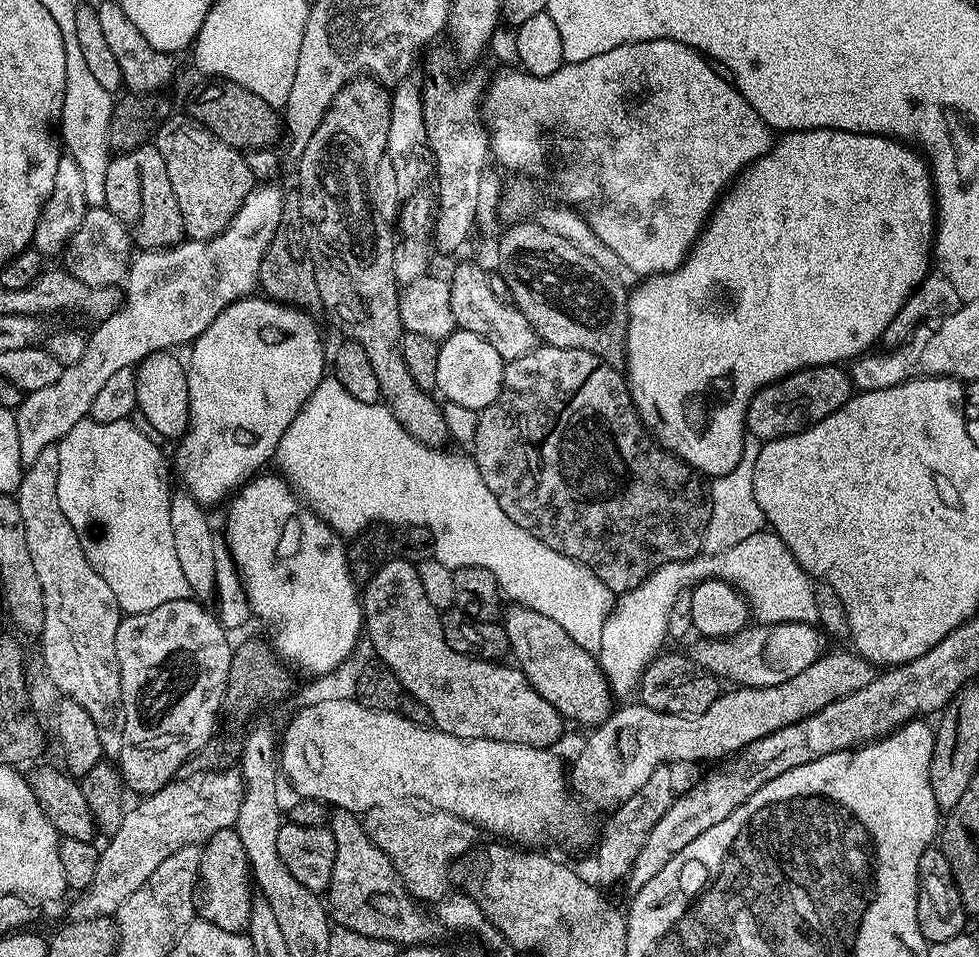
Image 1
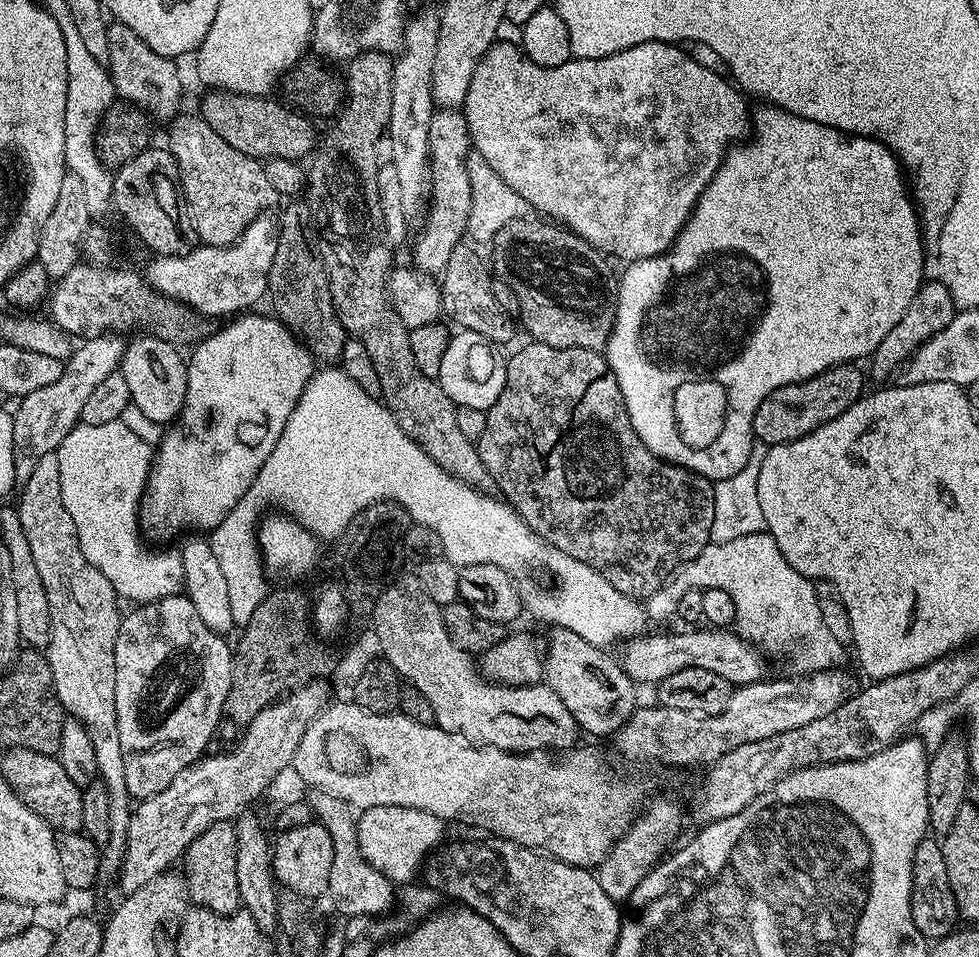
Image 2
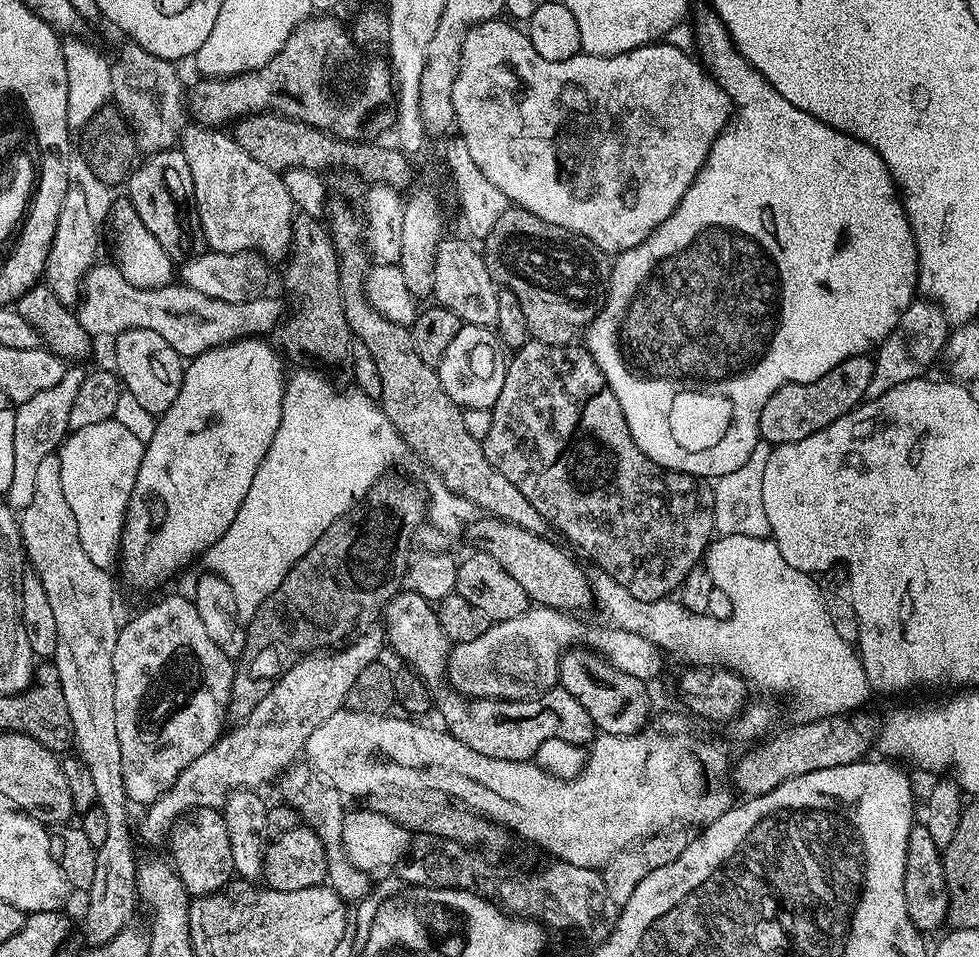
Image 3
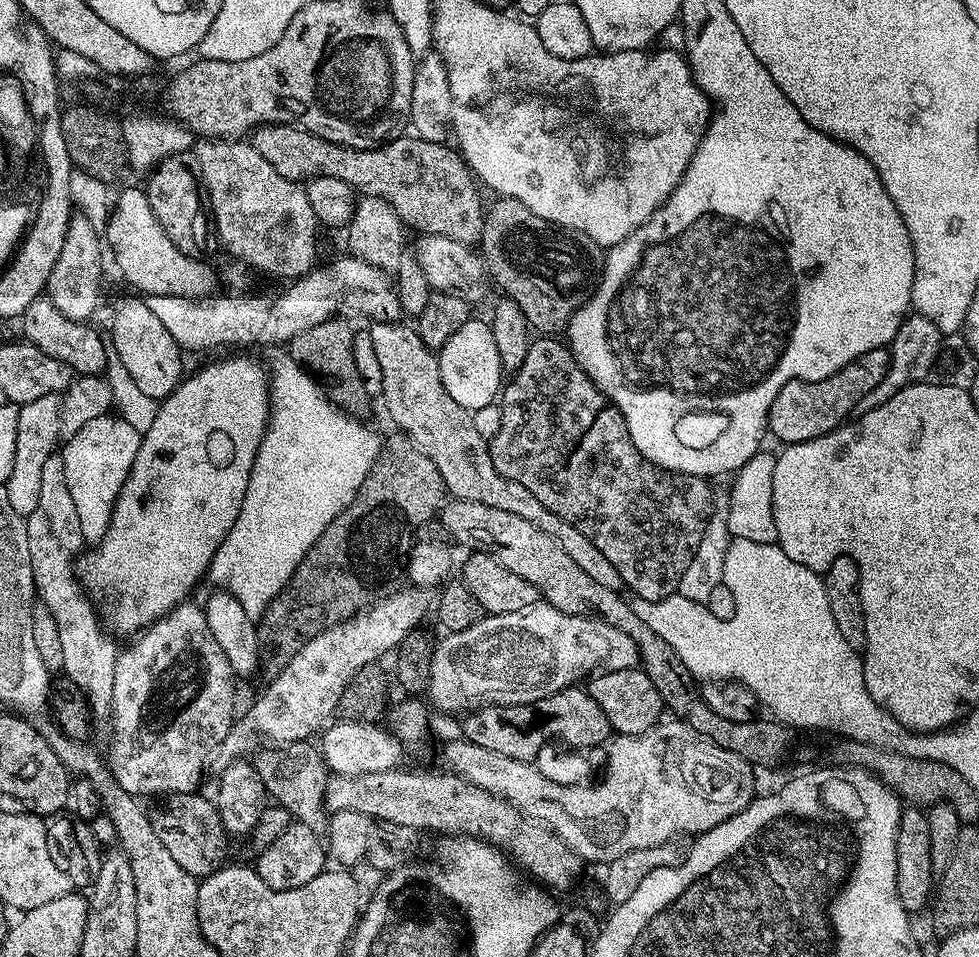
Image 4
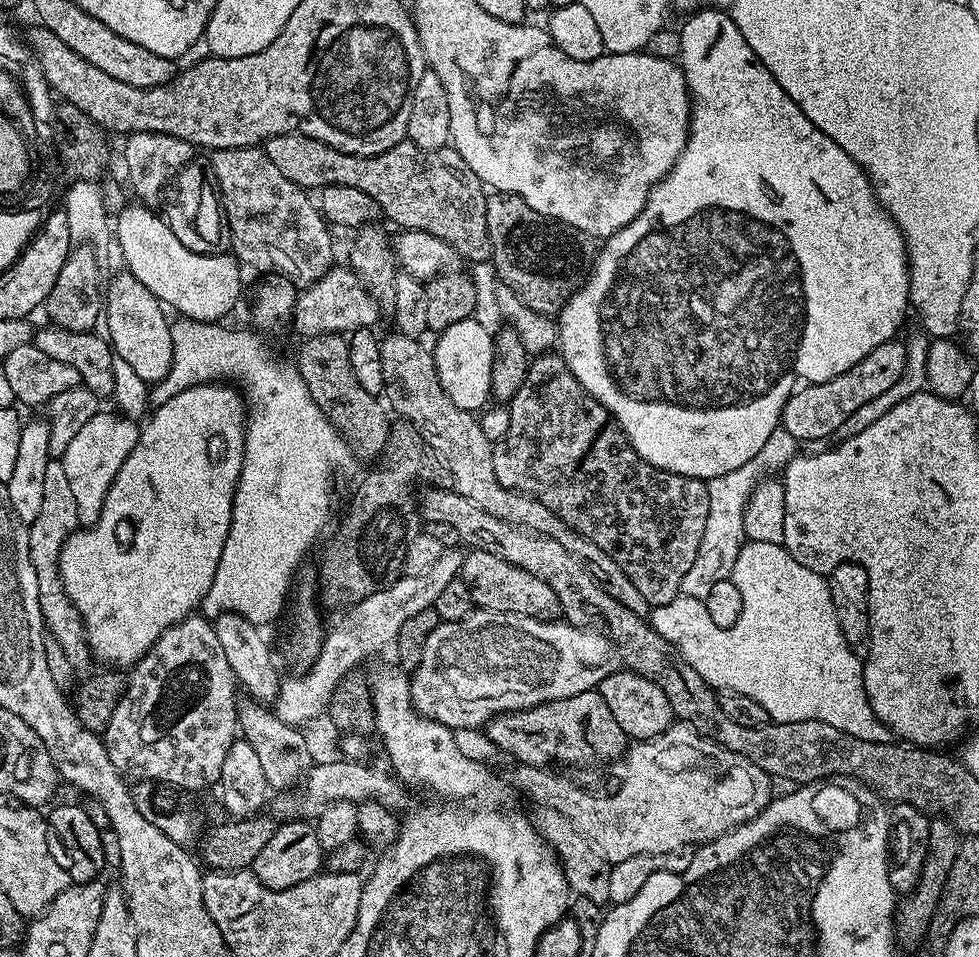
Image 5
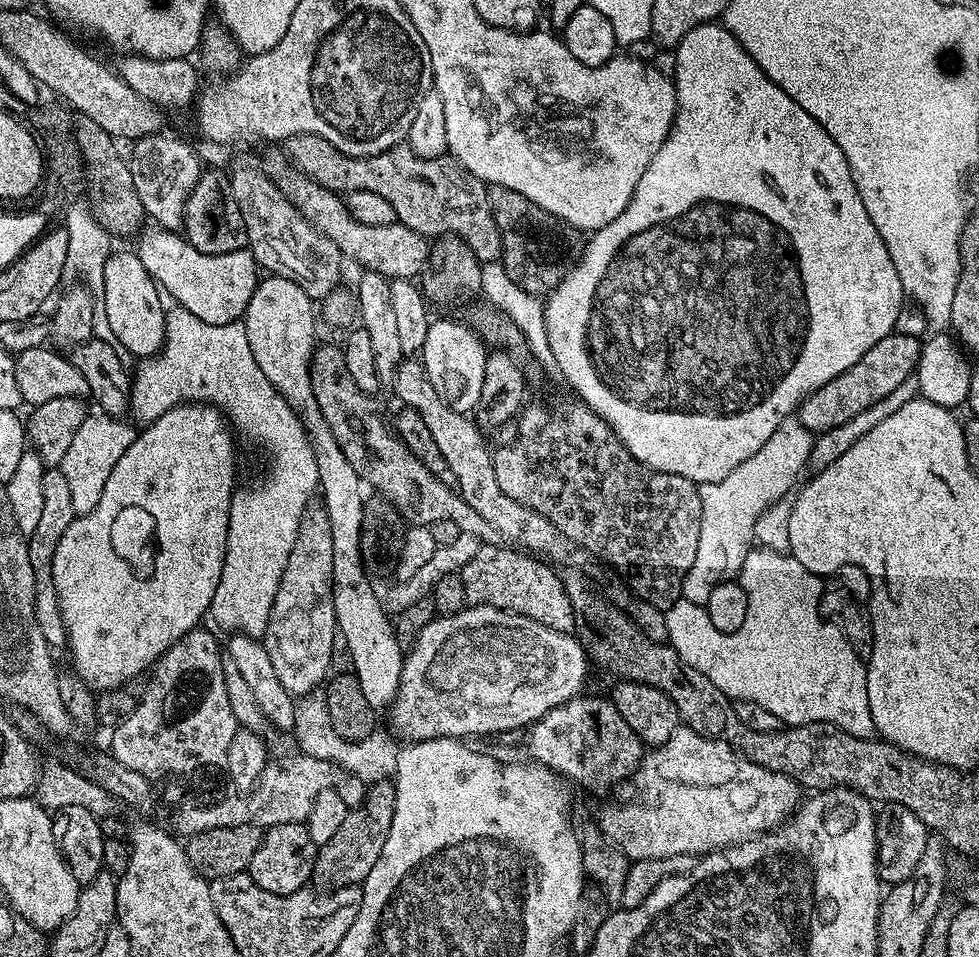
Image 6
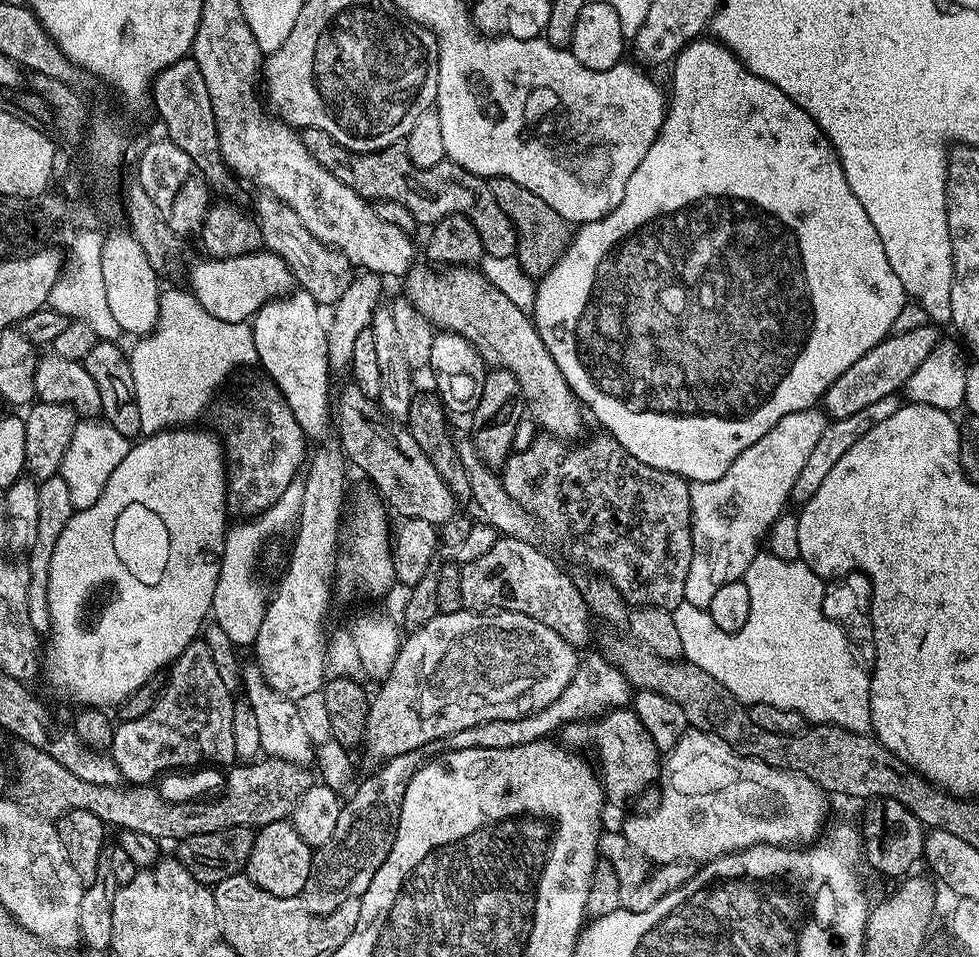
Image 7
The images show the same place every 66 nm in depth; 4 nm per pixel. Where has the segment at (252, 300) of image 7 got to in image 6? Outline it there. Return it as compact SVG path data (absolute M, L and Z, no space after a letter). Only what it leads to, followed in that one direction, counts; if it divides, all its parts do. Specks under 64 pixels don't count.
M152 226L149 232L141 231L139 240L140 245L135 245L134 251L142 266L146 266L167 295L169 292L176 299L179 307L211 324L235 324L243 317L258 283L258 265L251 251L239 248L230 254L202 254L179 231L163 226Z

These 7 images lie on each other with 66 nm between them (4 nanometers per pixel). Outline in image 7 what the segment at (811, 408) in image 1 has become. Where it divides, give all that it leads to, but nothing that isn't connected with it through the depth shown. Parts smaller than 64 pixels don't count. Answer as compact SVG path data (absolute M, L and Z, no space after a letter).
M923 322L917 328L908 328L905 332L901 330L893 331L884 337L878 346L866 350L846 374L842 374L832 385L825 390L822 397L822 408L832 420L850 418L850 414L858 414L866 406L871 406L873 402L882 402L882 398L896 396L904 387L904 383L930 358L932 351L942 339L941 329L931 323Z

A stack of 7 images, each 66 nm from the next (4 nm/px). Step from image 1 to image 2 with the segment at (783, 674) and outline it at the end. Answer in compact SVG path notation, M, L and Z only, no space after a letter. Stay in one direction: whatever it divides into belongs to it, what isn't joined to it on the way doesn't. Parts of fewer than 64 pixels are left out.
M708 626L705 629L705 632L684 630L688 632L676 632L673 636L644 634L639 638L631 639L624 650L624 656L622 655L624 673L640 686L643 684L659 685L661 680L670 678L670 674L687 668L711 670L720 678L726 678L726 682L730 682L733 686L753 684L765 679L764 660L766 661L766 656L755 644L744 640L735 631L725 630L720 626Z

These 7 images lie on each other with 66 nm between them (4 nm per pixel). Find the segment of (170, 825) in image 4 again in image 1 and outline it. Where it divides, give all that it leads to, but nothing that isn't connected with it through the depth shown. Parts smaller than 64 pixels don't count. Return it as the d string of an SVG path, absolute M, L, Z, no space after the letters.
M235 827L218 830L218 834L214 834L203 845L199 883L202 885L203 919L214 922L214 926L222 926L222 930L244 932L252 913L254 879L246 846L242 846L242 838L236 833Z

